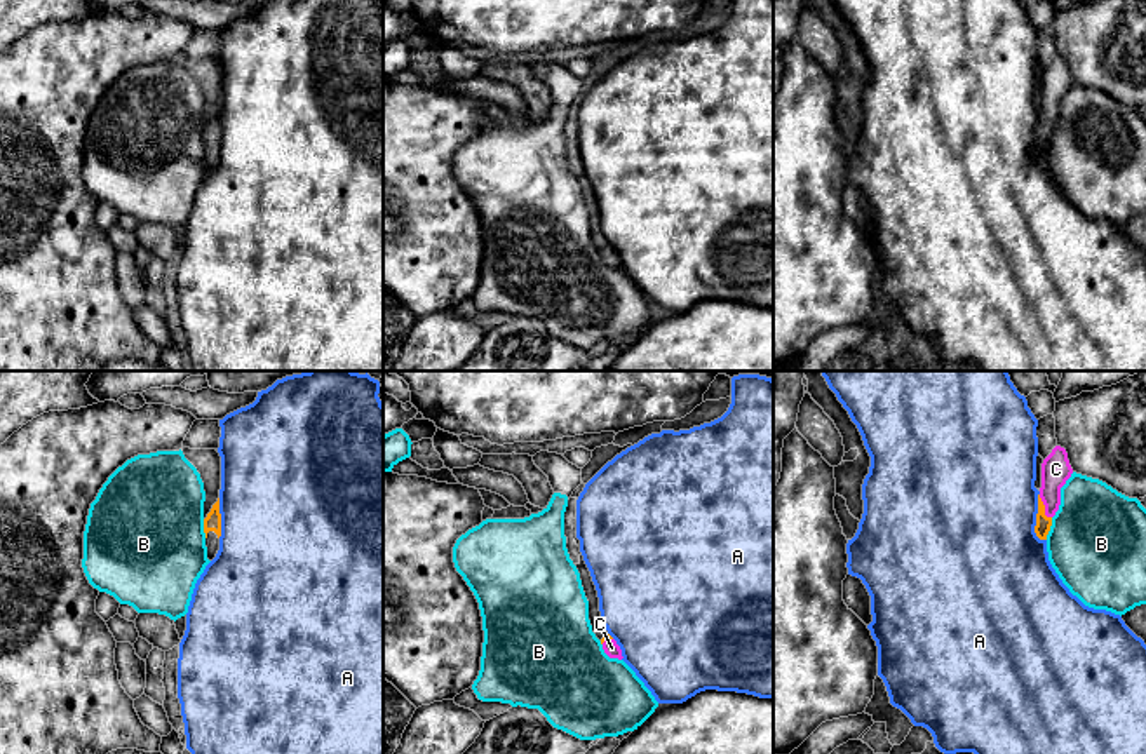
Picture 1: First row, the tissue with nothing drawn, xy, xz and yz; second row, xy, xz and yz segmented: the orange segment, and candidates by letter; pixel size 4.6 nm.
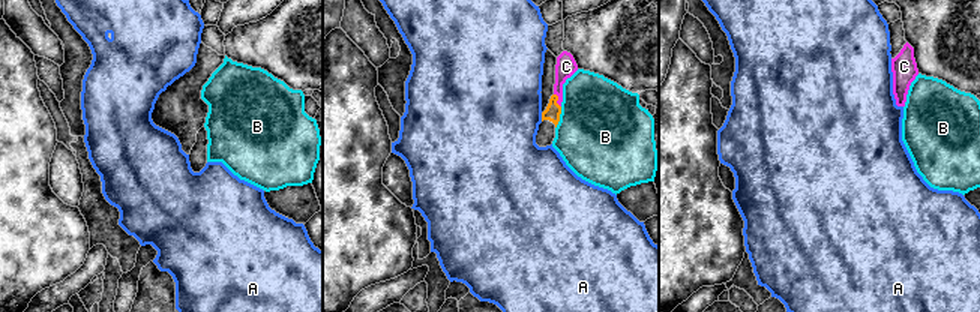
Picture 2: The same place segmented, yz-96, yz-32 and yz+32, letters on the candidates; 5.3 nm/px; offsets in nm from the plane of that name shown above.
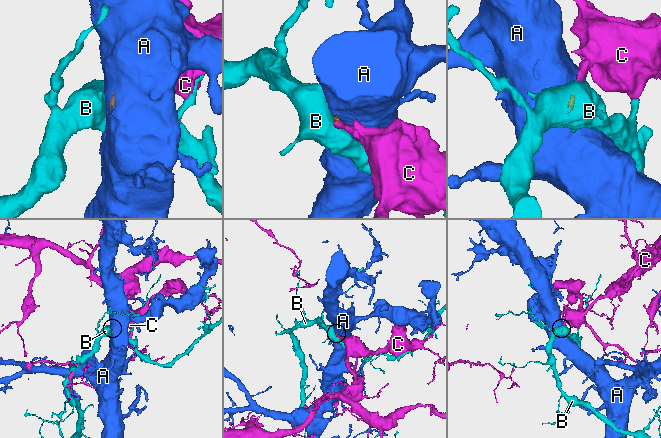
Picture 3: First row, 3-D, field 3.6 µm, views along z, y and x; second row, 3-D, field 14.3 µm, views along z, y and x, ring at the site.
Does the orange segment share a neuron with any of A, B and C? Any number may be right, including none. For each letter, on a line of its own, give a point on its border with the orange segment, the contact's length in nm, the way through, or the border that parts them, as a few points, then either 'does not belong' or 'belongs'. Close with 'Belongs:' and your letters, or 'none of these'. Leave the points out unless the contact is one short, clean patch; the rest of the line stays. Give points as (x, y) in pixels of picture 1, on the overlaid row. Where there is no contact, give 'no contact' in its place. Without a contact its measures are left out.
A: meets orange in yz at (1037, 519); contact 220 nm long; border along yz (1038, 493), (1035, 533), (1045, 540); does not belong
B: meets orange in yz at (1049, 528); contact 110 nm long; border along yz (1052, 518), (1045, 538); does not belong
C: meets orange in yz at (1044, 507); contact 130 nm long; runs through yz (1044, 523), (1044, 507), (1056, 469); belongs
Belongs: C

